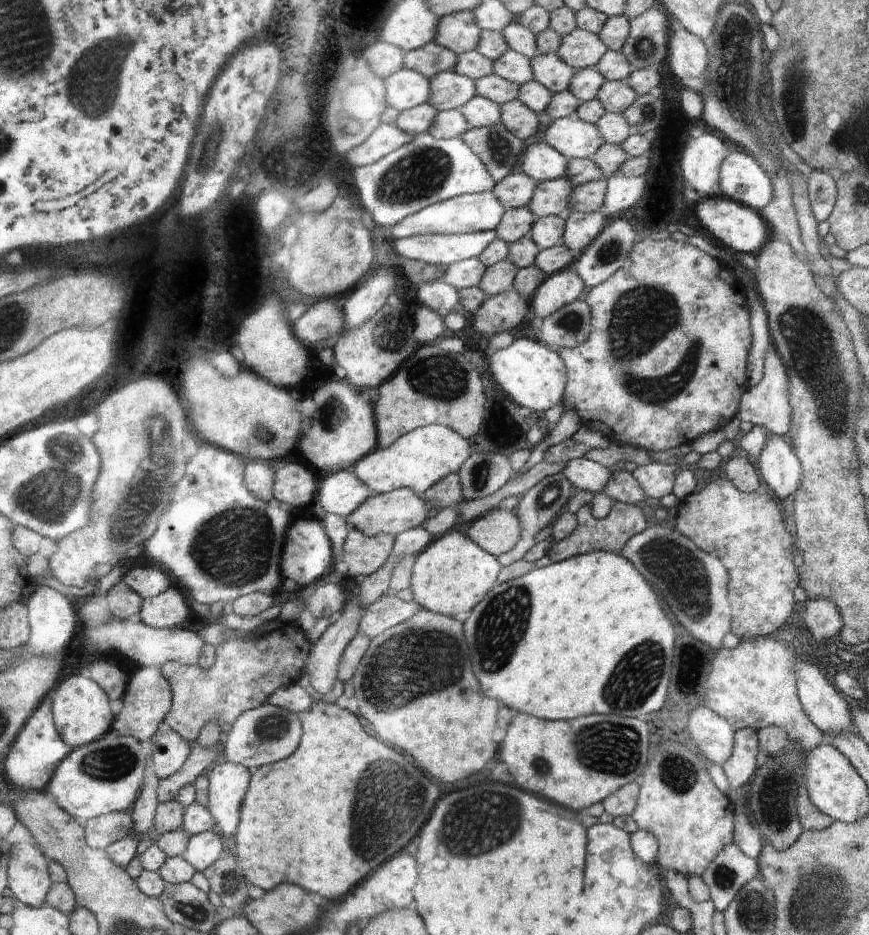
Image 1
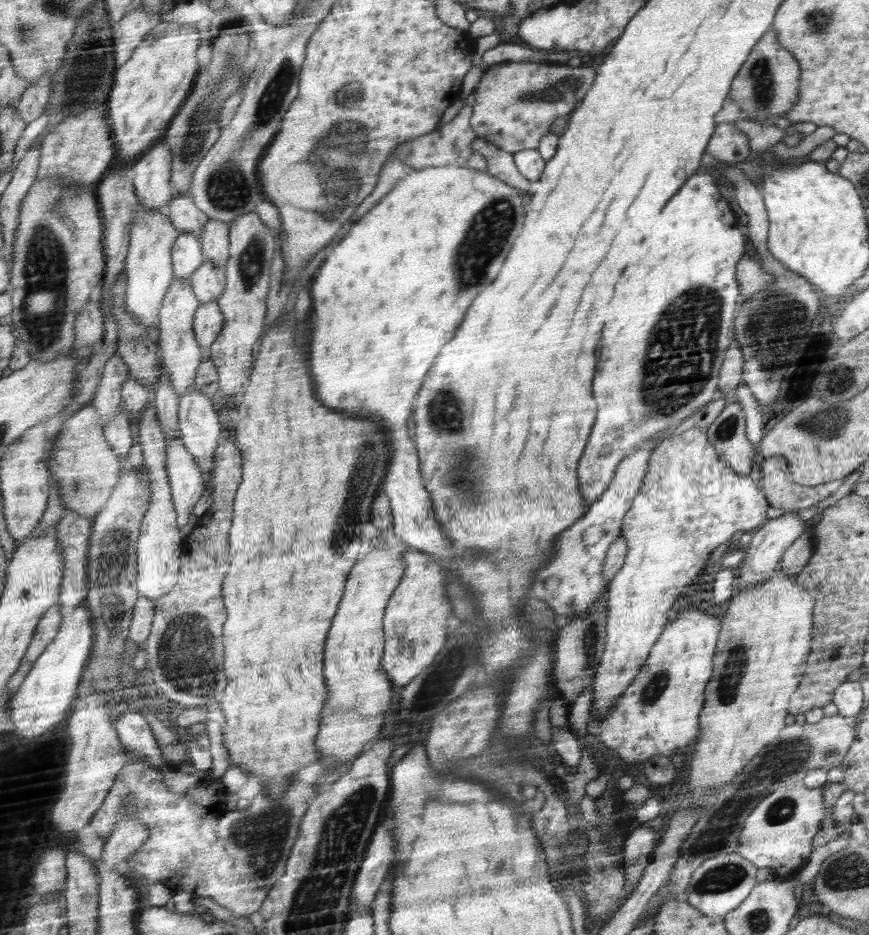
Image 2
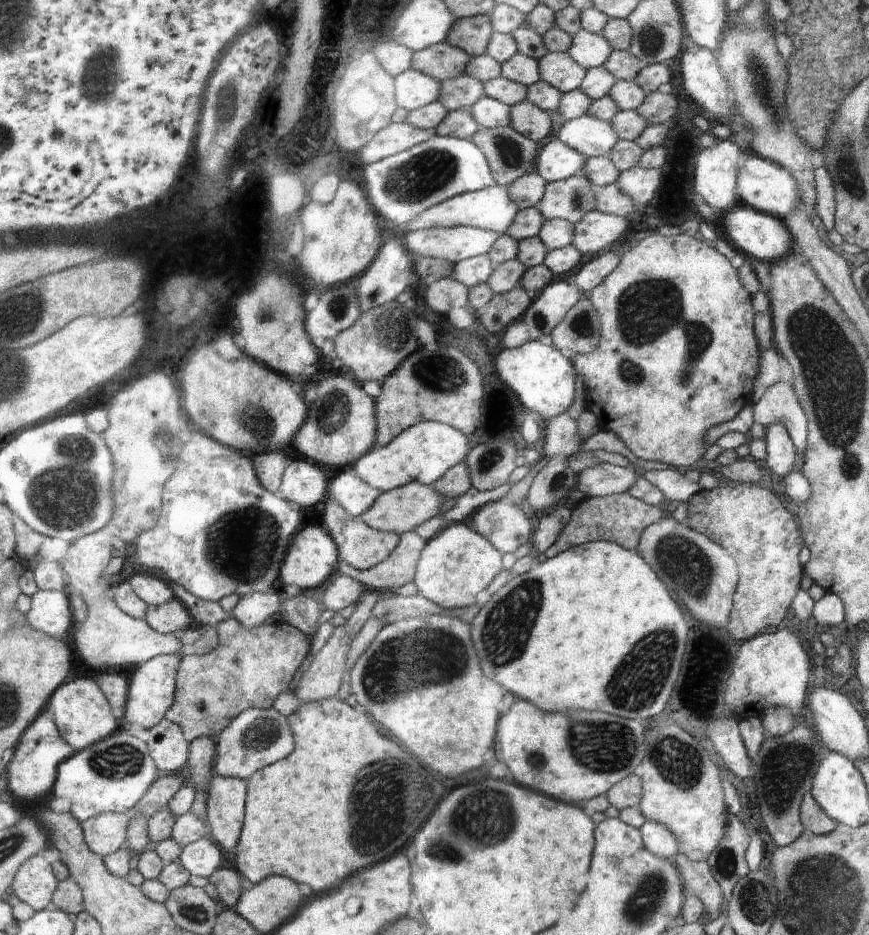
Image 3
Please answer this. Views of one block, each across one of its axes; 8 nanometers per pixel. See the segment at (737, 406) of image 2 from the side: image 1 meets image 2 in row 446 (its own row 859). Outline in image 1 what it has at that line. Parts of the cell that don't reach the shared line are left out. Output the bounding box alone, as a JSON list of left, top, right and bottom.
[701,843,758,913]

